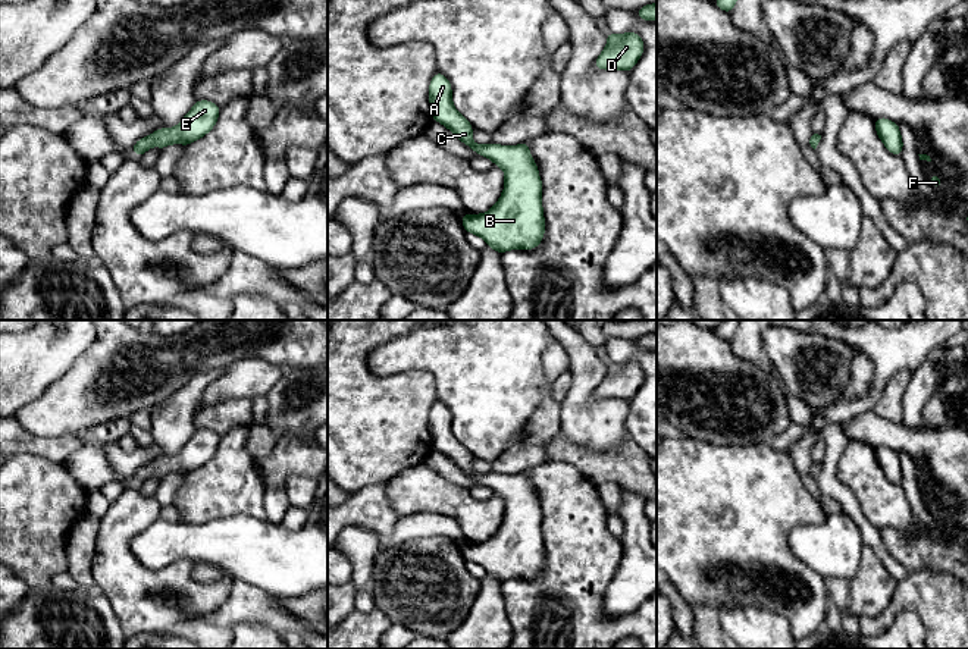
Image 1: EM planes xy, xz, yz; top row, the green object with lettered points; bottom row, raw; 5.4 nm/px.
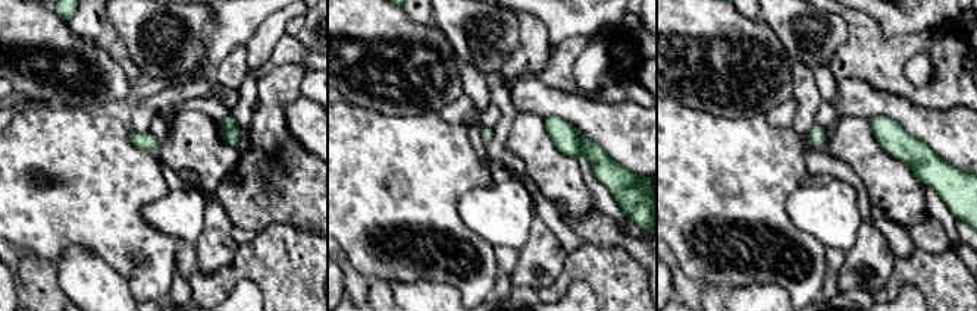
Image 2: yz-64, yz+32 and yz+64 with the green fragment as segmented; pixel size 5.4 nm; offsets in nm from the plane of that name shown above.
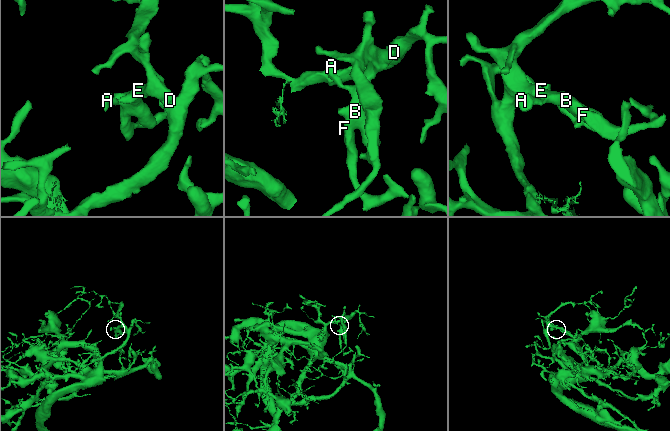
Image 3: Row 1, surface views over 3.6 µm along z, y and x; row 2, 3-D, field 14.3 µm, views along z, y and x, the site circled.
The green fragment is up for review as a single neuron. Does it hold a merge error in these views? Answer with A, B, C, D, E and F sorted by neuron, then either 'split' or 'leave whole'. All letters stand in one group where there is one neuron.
A B C D E F; leave whole

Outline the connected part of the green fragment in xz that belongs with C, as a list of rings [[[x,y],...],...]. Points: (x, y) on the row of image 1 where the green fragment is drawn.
[[[441,72],[430,79],[429,103],[433,120],[505,173],[504,191],[492,209],[482,214],[461,214],[464,231],[485,239],[499,255],[508,250],[535,250],[543,239],[545,219],[542,181],[527,141],[513,147],[476,144],[472,138],[473,126],[454,107],[451,84]]]

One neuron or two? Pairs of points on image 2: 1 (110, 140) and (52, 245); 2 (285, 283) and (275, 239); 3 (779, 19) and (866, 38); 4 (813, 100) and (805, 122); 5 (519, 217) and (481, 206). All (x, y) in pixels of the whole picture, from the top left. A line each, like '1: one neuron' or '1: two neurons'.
1: one neuron
2: one neuron
3: two neurons
4: one neuron
5: one neuron

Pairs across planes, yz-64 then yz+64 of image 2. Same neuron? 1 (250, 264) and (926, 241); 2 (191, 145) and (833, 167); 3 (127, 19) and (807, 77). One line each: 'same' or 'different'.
1: different
2: different
3: different

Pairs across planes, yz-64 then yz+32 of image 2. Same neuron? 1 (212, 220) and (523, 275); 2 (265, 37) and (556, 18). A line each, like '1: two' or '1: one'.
1: one
2: two

